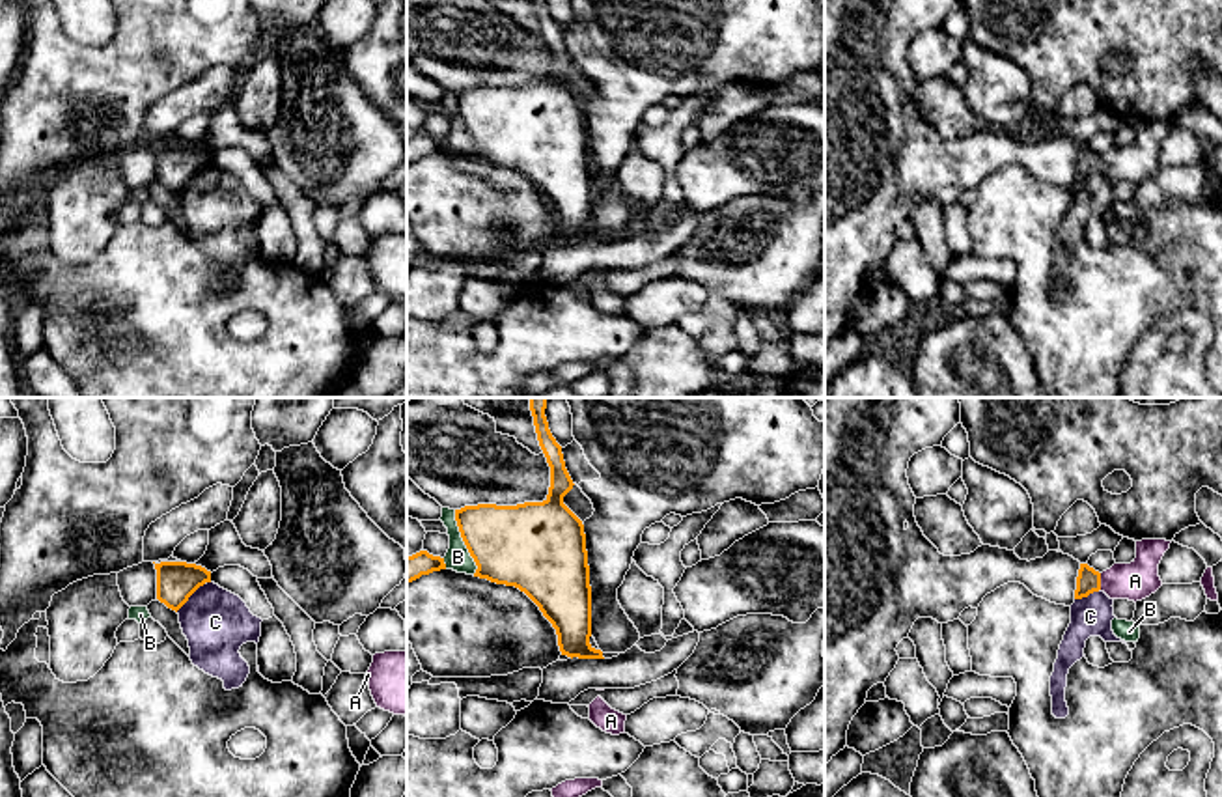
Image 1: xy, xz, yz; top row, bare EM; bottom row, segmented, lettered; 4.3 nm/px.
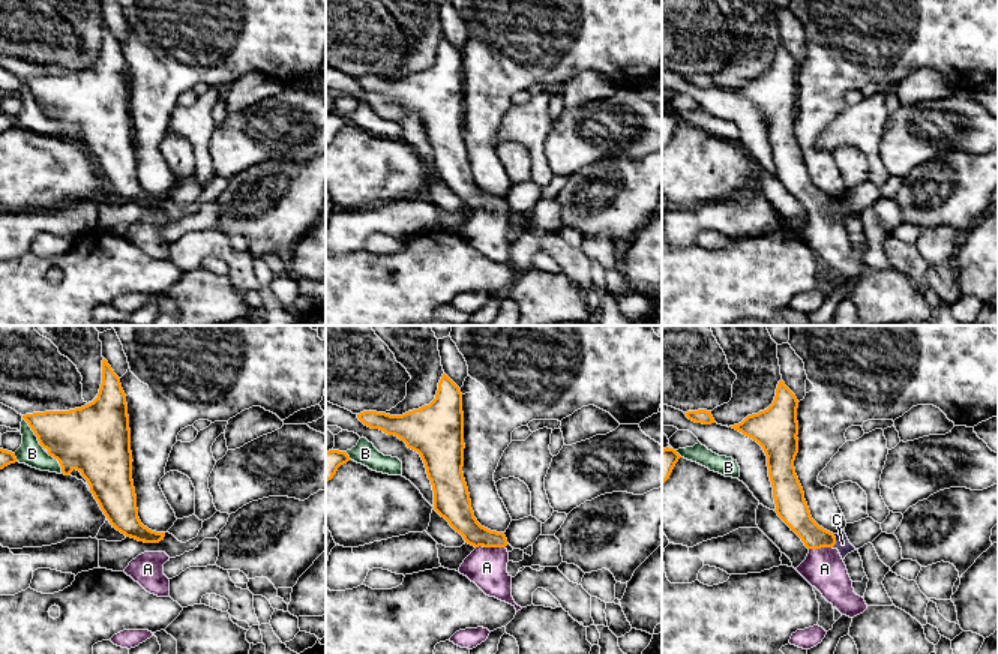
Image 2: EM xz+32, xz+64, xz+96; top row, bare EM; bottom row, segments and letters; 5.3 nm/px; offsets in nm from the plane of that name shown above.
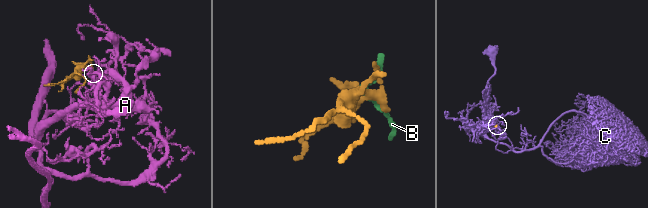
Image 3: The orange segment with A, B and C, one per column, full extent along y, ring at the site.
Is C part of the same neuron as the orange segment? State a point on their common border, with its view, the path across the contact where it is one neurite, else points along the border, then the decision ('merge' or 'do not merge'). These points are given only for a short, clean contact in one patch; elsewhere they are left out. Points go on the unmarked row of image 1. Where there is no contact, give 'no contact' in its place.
xy (189, 178) | along xy (204, 165), (176, 193) | do not merge

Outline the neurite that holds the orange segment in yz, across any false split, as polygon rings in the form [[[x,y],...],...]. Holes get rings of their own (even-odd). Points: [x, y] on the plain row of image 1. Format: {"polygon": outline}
{"polygon": [[[1166,121],[1136,123],[1136,140],[1131,146],[1114,146],[1103,155],[1088,146],[1080,146],[1075,181],[1088,179],[1099,172],[1110,181],[1129,181],[1134,185],[1149,179],[1162,168],[1159,146],[1170,125]]]}

